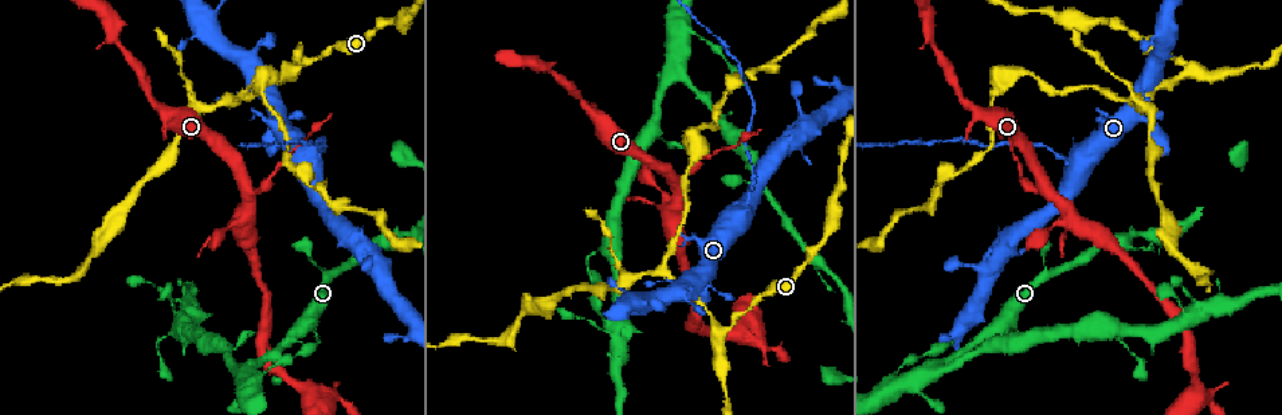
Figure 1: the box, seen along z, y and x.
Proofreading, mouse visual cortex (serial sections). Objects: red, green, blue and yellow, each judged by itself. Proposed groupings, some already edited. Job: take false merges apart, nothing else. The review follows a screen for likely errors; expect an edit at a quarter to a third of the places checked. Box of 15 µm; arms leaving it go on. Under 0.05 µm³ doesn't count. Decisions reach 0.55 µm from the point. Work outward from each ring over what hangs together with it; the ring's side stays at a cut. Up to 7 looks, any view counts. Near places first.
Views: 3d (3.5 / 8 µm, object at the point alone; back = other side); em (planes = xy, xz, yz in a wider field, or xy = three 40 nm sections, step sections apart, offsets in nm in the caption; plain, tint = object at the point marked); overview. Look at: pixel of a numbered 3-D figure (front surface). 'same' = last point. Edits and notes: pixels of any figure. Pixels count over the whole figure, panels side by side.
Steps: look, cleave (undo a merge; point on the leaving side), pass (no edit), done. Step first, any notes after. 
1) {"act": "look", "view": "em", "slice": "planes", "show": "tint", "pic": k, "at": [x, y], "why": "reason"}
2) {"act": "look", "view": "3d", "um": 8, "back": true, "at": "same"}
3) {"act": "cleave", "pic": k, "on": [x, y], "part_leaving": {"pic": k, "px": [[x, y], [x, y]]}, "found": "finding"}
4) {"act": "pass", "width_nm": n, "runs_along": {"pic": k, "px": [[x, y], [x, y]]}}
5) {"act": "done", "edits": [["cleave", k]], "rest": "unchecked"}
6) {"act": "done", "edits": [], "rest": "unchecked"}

{"act": "look", "view": "3d", "um": 8, "pic": 1, "at": [1140, 110]}

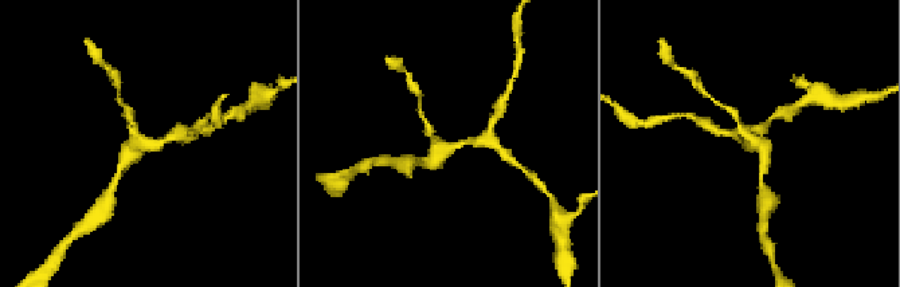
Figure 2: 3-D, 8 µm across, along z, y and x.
{"act": "look", "view": "em", "slice": "planes", "show": "tint", "pic": 2, "at": [749, 146], "arms": 3, "arm_widths_nm": [150, 250, 350], "why": "need the tissue"}

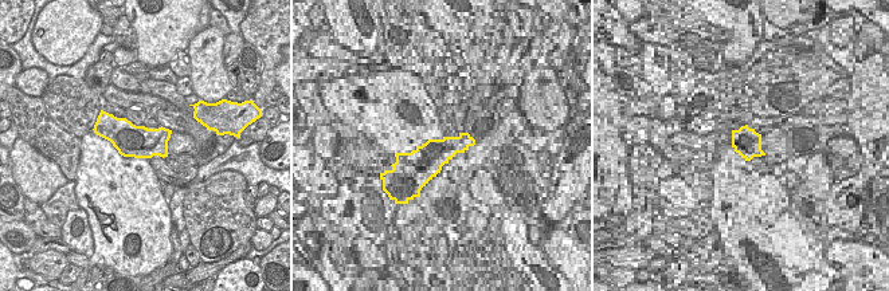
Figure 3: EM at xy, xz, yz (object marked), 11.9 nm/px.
{"act": "pass", "runs_along": {"pic": 2, "px": [[182, 134], [136, 144], [120, 166]]}, "found": "continuous, no second cell"}

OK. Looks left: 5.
{"act": "look", "view": "3d", "um": 3.5, "pic": 1, "at": [647, 303]}

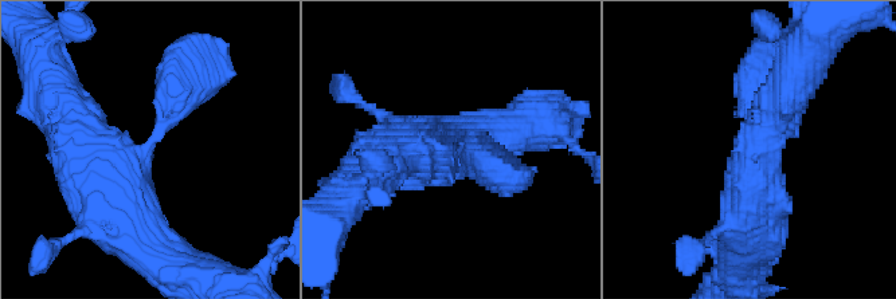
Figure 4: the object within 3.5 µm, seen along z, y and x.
{"act": "look", "view": "em", "slice": "xy", "step": 2, "show": "tint", "pic": 4, "at": [448, 151], "arms": 3, "arm_widths_nm": [350, 500, 500], "why": "shape alone is not enough"}

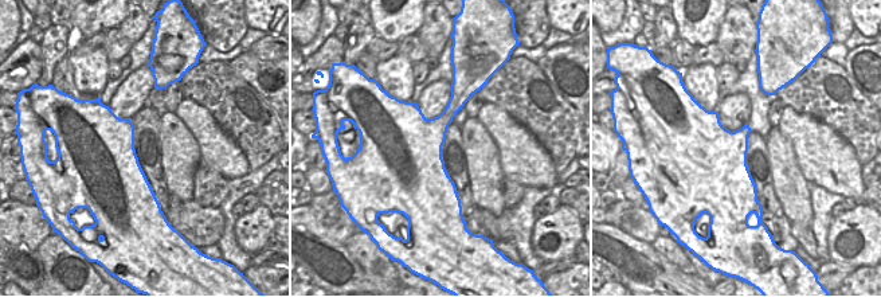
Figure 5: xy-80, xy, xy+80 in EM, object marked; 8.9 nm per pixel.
{"act": "look", "view": "em", "slice": "xy", "step": 5, "show": "tint", "at": "same"}

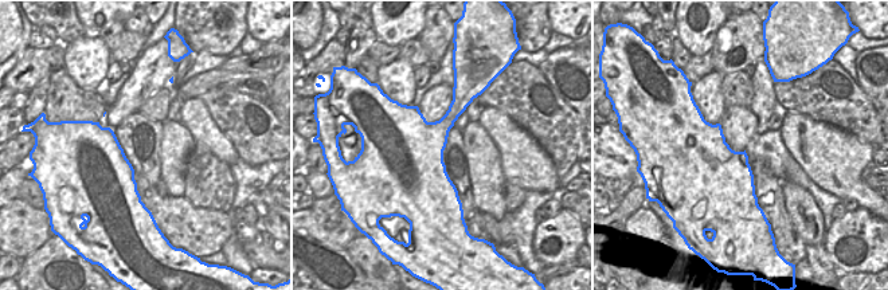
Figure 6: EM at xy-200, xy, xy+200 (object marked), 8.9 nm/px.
{"act": "pass", "runs_along": {"pic": 4, "px": [[137, 225], [121, 176], [203, 97]]}, "found": "continuous, no second cell"}

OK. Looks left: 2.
{"act": "done", "edits": [], "rest": "unchecked"}

